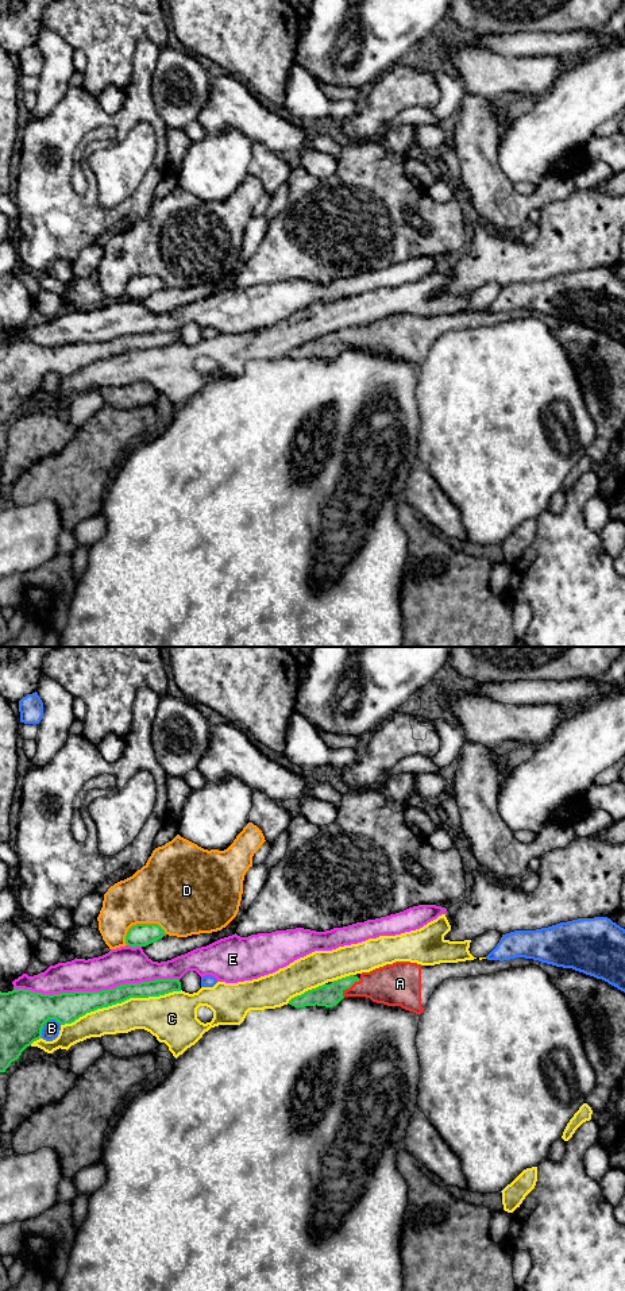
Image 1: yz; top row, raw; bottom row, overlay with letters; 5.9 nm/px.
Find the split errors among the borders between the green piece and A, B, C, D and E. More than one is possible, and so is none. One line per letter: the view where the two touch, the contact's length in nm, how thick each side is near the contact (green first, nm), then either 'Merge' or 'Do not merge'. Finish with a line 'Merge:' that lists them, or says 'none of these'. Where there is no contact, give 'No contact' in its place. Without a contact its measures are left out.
A: Touches green in yz. Shared border 160 nm. Thickness 140 nm (green) against 240 nm. Merge
B: Touches green in yz. Shared border 150 nm. Thickness 280 nm (green) against 100 nm. Do not merge
C: Touches green in yz. Shared border 750 nm. Thickness 150 nm (green) against 240 nm. Do not merge
D: Touches green in yz. Shared border 260 nm. Thickness 140 nm (green) against 400 nm. Do not merge
E: Touches green in yz. Shared border 1000 nm. Thickness 190 nm (green) against 220 nm. Do not merge
Merge: A

